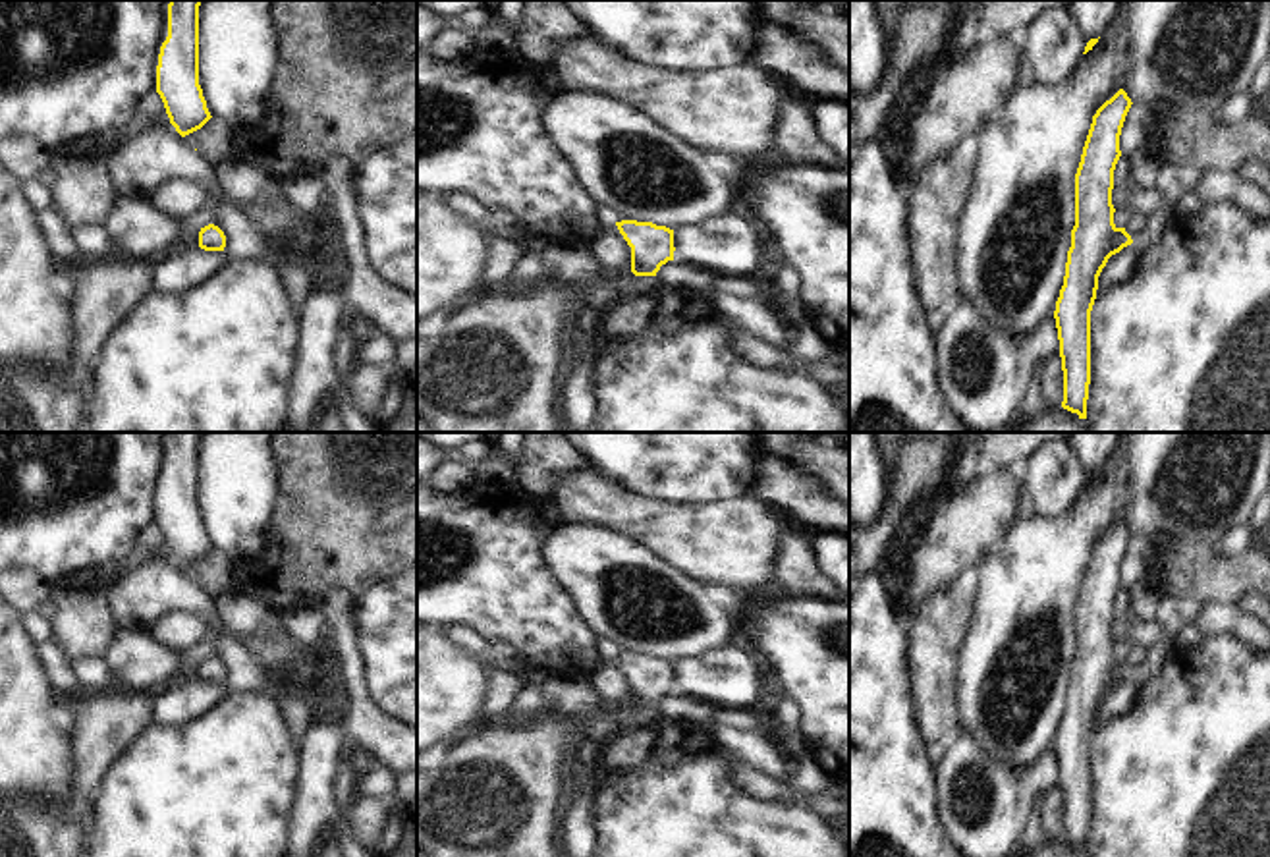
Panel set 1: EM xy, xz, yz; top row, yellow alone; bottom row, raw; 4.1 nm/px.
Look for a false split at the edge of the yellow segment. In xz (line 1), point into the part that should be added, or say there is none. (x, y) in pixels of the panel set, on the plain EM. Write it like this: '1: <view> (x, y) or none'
1: xz (639, 717)

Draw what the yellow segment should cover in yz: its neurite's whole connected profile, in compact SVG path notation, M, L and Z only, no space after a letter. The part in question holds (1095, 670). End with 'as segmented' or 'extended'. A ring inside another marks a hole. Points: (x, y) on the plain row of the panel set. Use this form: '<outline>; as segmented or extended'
M1119 521L1096 542L1075 606L1075 658L1054 751L1063 803L1062 840L1079 851L1087 851L1091 743L1102 701L1123 679L1141 689L1156 676L1175 650L1177 633L1195 623L1202 610L1191 596L1164 596L1154 622L1164 629L1166 641L1152 647L1146 660L1133 668L1114 656L1114 602L1121 589L1119 567L1131 537L1127 525Z; extended

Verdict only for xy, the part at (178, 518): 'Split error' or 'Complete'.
Complete.

